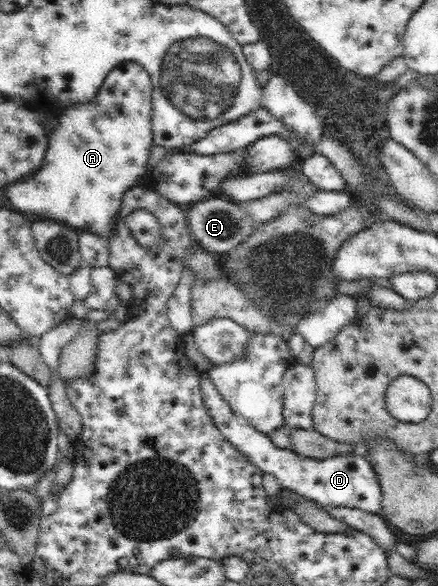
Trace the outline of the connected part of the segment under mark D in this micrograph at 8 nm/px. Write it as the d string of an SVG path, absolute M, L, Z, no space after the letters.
M210 372L201 373L200 386L204 404L215 425L219 428L220 434L239 451L242 451L258 469L264 473L272 473L282 488L292 490L295 494L323 507L347 506L373 513L381 509L382 489L377 474L372 465L368 463L366 456L359 456L351 452L315 460L299 455L290 447L277 447L272 442L270 434L257 431L233 413L231 406L223 399L210 378Z

